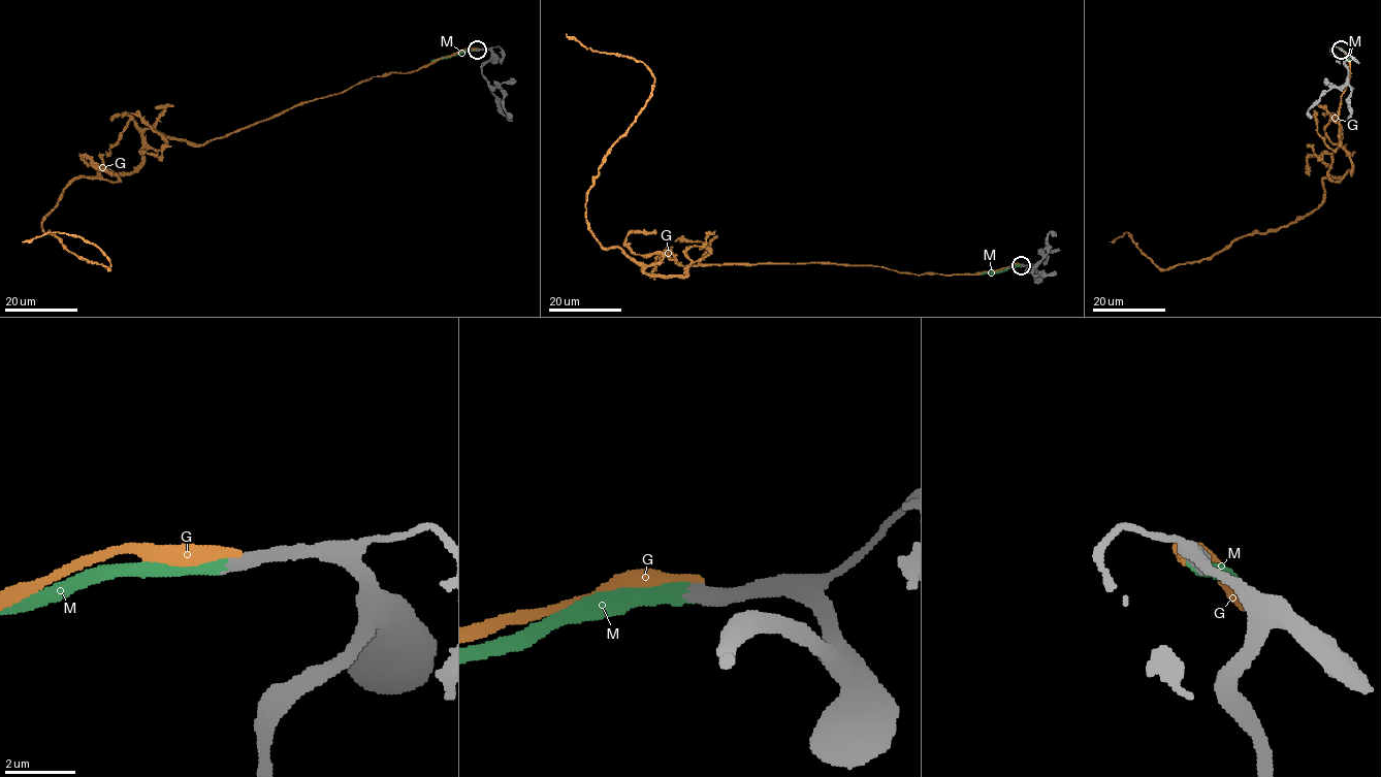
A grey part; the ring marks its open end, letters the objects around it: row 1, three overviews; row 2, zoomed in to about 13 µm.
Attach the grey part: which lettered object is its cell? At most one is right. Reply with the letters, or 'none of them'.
M

